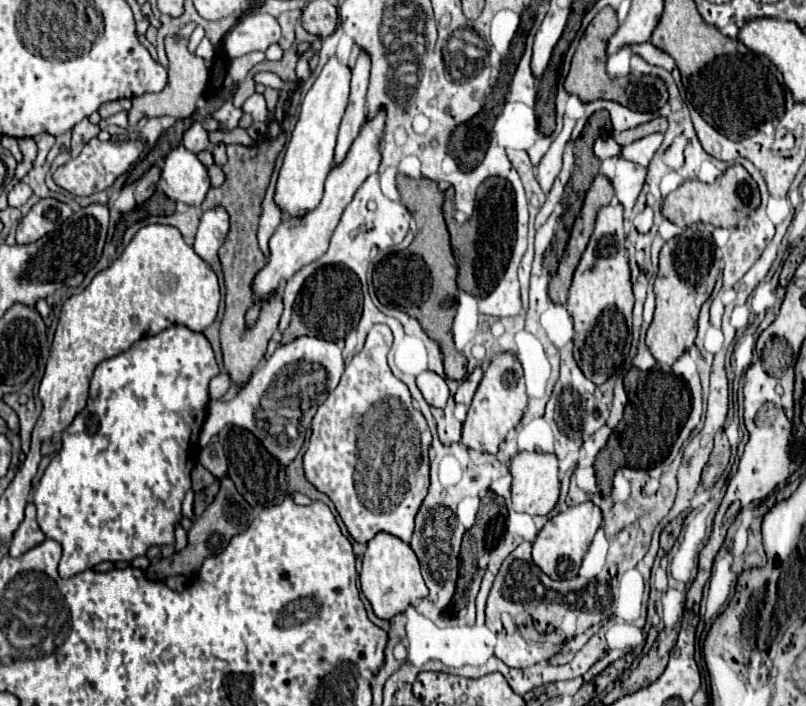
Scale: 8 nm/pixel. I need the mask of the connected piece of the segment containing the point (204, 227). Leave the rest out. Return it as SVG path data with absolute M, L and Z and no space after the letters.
M217 205L203 211L201 223L195 235L195 243L193 243L195 253L207 263L211 263L211 259L217 255L219 247L223 245L227 231L229 231L229 215L223 207Z

